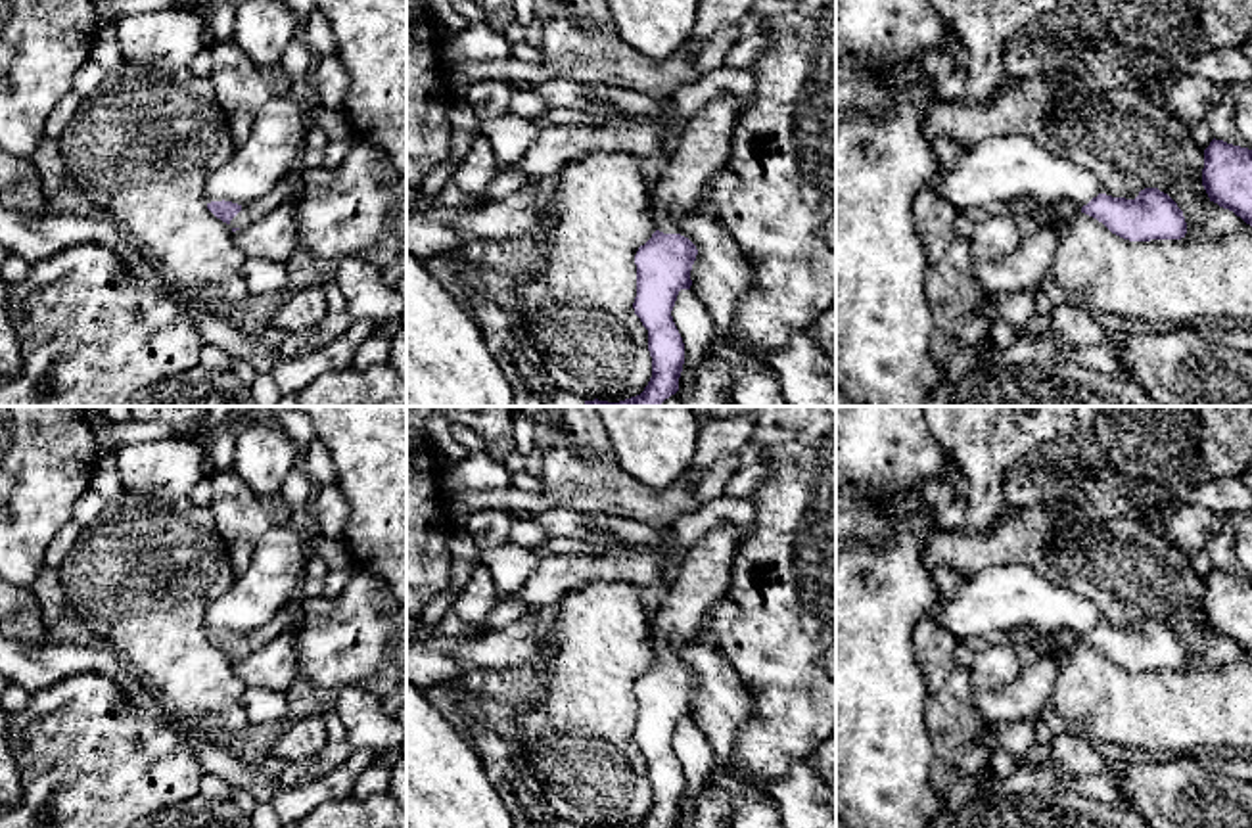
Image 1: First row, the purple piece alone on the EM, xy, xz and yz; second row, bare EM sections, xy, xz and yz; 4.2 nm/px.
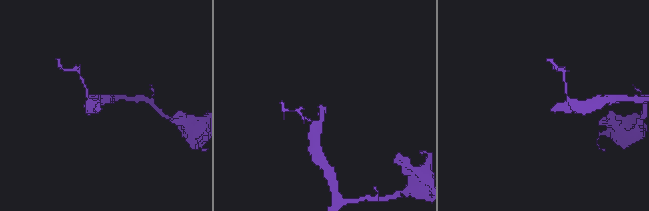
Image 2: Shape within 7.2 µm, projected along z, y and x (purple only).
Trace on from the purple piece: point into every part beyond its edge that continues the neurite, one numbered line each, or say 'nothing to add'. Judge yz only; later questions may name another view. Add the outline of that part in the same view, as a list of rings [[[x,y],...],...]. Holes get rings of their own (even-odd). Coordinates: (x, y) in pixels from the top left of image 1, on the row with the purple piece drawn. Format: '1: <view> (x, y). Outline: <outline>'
1: yz (1066, 207). Outline: [[[1056,199],[1053,203],[1066,217],[1074,217],[1074,215],[1081,213],[1081,207],[1072,203],[1070,199]]]

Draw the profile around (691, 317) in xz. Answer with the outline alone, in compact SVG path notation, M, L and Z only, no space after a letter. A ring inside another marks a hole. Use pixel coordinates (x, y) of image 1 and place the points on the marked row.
M681 289L671 310L673 322L684 343L683 370L698 368L711 351L717 334L709 310L692 289Z

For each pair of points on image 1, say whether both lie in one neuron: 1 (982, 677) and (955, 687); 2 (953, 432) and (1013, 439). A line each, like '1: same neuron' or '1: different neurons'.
1: different neurons
2: same neuron

